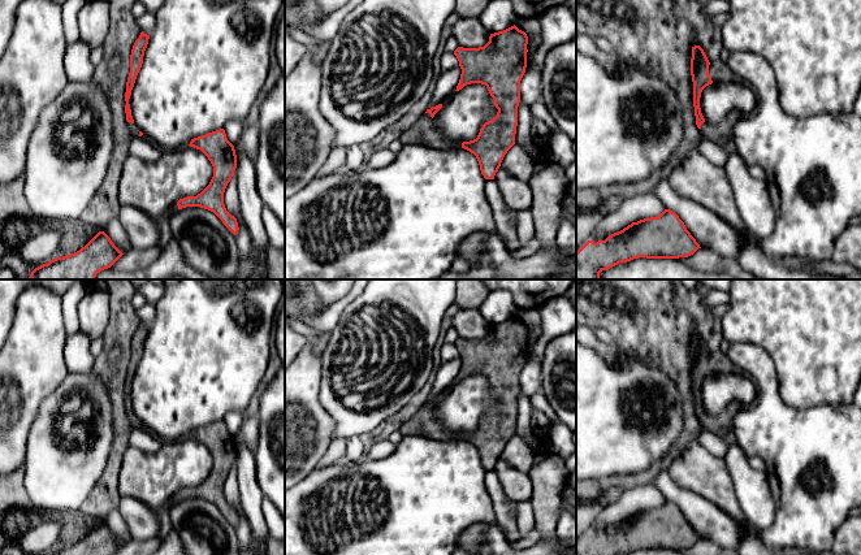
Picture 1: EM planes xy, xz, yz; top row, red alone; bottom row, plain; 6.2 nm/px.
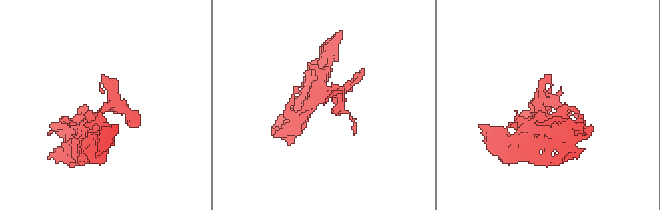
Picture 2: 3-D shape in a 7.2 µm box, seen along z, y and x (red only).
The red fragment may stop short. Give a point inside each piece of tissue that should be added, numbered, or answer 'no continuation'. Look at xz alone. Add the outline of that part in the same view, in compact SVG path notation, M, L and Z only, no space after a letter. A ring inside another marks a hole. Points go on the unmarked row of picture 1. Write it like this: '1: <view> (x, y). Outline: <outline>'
1: xz (423, 423). Outline: M424 404L408 421L406 421L399 432L402 435L421 435L432 441L449 441L455 438L447 432L432 415L429 404Z

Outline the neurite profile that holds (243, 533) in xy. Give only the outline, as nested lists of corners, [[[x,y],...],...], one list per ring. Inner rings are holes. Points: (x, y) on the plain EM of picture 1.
[[[241,506],[235,507],[237,513],[238,513],[238,524],[235,525],[235,532],[237,532],[237,538],[239,541],[239,546],[242,547],[248,547],[251,543],[251,529],[248,520],[242,510]]]

